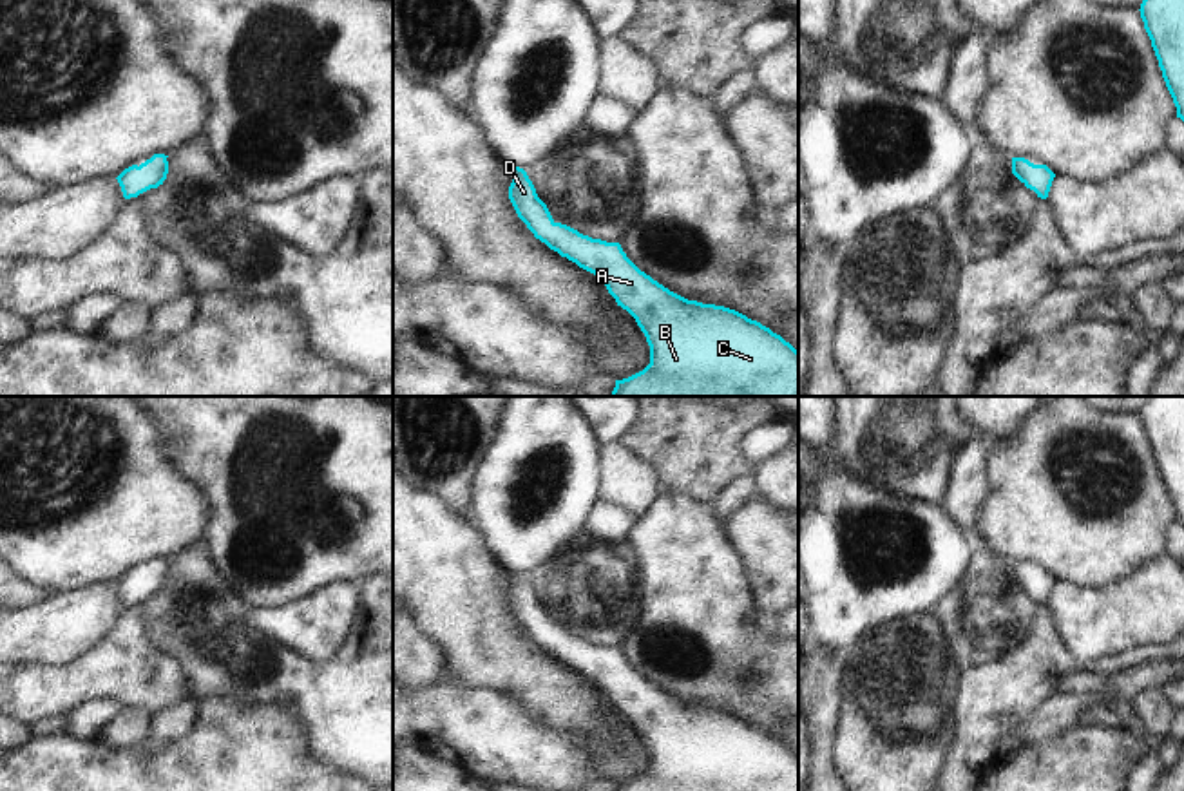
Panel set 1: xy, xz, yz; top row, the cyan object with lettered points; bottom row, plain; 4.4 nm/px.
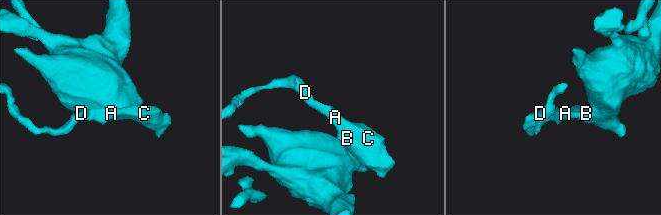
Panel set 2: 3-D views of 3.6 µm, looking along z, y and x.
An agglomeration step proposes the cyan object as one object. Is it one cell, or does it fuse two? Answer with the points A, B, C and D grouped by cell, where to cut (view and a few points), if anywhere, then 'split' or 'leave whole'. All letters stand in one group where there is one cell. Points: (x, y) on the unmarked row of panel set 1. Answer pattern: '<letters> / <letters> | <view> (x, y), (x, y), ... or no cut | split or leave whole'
A B C D | no cut | leave whole

